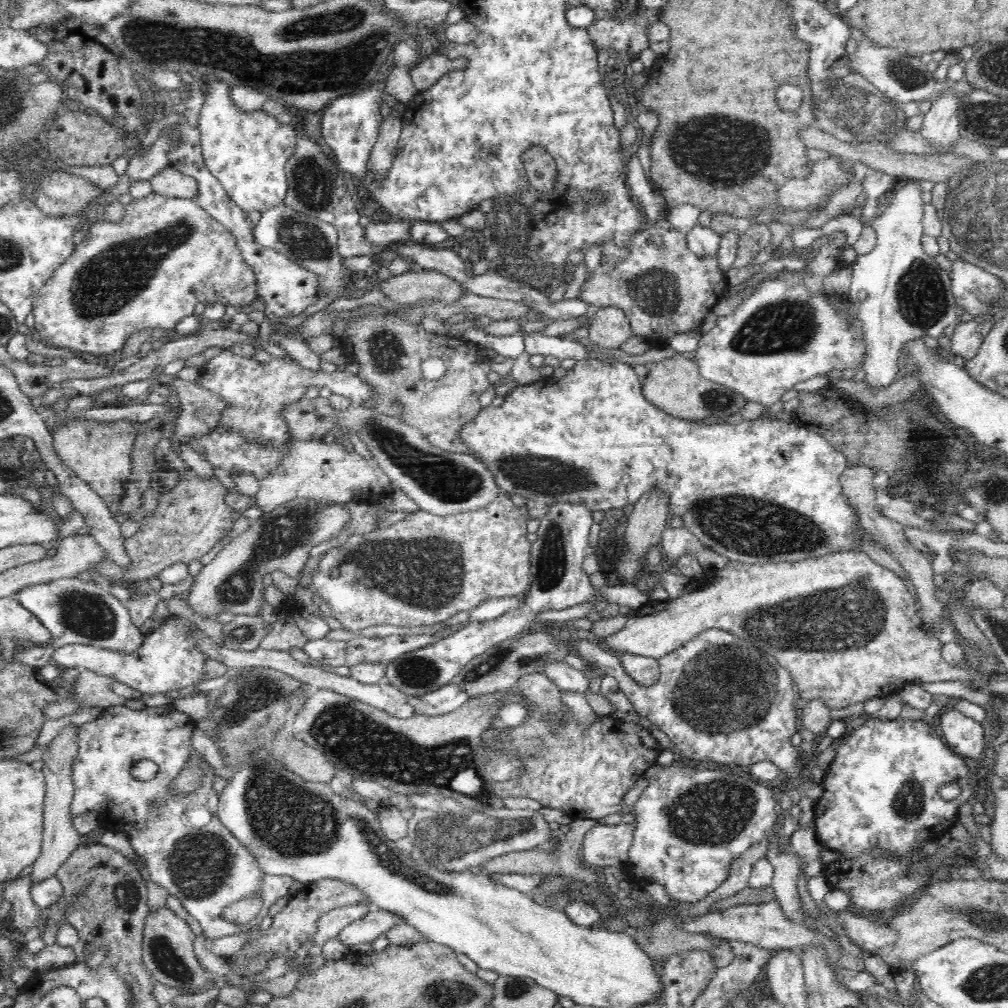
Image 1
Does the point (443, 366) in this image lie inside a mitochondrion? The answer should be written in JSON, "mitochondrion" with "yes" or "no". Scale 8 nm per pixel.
{"mitochondrion":"no"}

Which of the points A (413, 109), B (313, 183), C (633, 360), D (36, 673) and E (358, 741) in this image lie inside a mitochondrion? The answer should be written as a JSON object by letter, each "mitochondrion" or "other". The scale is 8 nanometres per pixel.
{"A":"other","B":"mitochondrion","C":"other","D":"other","E":"mitochondrion"}

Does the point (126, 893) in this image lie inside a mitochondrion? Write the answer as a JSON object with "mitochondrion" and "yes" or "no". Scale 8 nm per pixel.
{"mitochondrion":"yes"}

